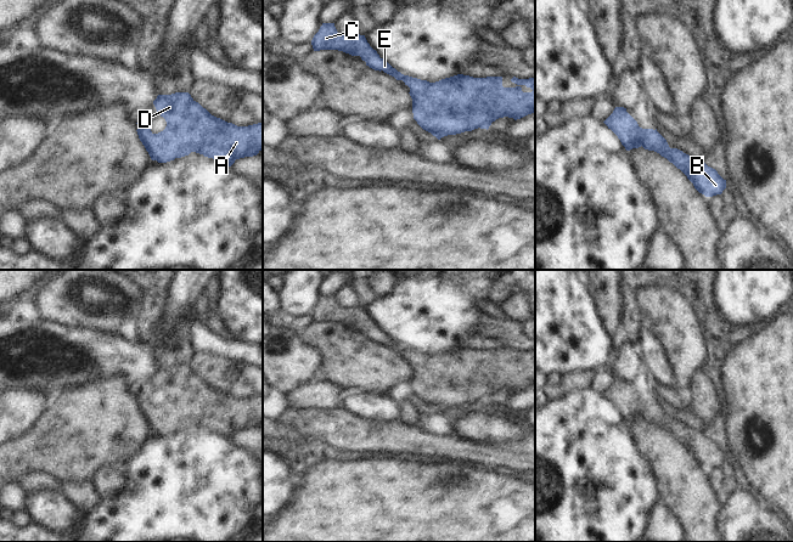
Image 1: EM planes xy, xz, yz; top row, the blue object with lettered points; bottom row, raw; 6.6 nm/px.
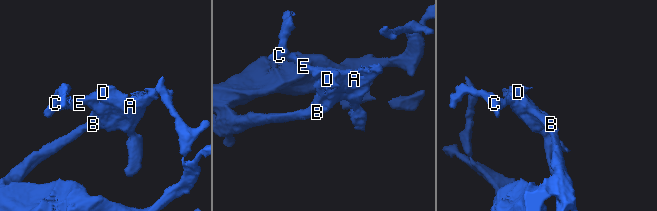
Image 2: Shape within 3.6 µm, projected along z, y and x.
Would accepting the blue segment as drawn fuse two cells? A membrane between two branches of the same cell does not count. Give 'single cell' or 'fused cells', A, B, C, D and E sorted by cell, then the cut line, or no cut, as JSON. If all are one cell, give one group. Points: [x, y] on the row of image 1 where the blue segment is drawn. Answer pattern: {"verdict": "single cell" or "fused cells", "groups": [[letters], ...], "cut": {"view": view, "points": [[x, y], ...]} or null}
{"verdict": "single cell", "groups": [["A", "B", "C", "D", "E"]], "cut": null}

